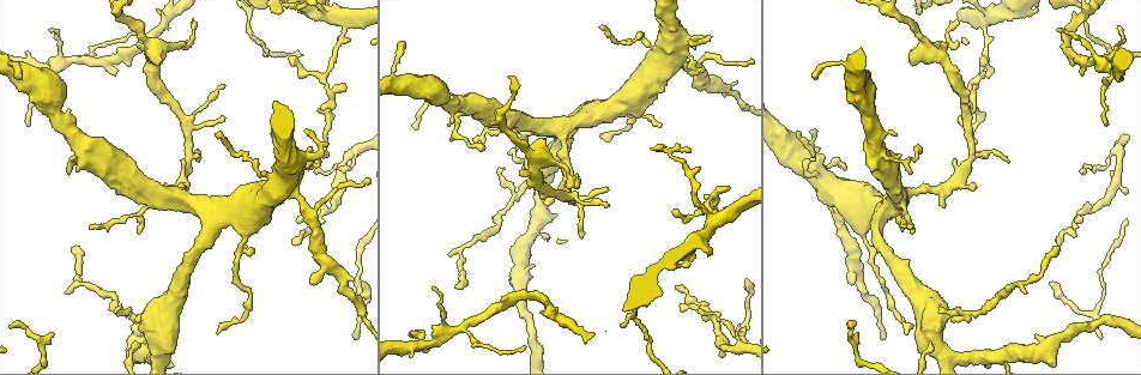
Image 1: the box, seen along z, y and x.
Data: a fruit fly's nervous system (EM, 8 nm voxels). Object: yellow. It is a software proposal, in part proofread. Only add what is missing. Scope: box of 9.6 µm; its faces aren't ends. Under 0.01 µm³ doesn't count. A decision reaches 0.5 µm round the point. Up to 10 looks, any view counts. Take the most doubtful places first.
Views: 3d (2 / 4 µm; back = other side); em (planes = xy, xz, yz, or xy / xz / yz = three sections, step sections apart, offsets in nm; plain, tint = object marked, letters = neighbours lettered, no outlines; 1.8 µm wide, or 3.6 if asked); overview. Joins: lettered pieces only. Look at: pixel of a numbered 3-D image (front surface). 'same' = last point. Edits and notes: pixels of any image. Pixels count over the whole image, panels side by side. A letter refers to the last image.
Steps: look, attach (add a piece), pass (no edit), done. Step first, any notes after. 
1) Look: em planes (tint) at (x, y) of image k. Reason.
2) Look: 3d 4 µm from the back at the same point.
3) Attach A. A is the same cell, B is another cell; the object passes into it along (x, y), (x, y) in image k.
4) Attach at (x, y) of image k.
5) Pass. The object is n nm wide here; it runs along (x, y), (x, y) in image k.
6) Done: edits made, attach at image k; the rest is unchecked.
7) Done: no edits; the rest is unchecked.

Look: 3d 4 µm at (1029, 16) of image 1. Thick end.

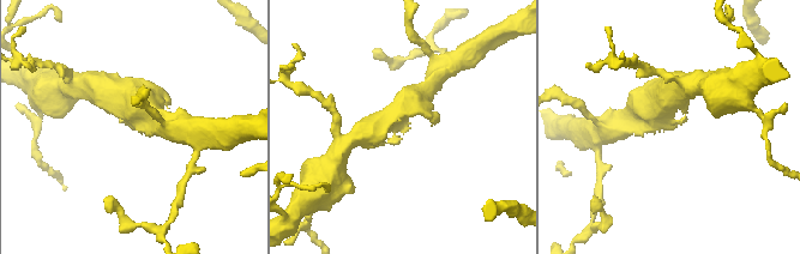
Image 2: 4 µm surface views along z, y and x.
Look: em planes (letters) at (139, 130) of image 2.

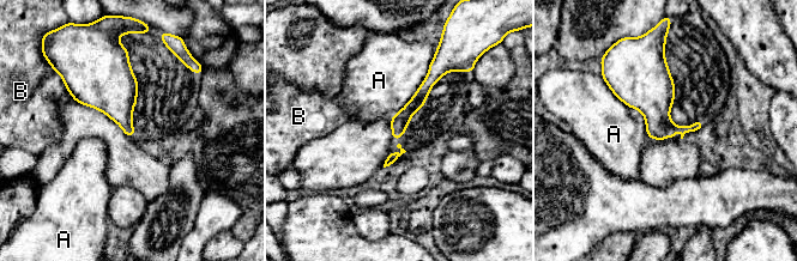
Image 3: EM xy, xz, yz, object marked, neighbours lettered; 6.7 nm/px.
Pass. A and B are other cells; it runs along (436, 71), (399, 121), (394, 135) in image 3; no lettered piece goes on from it.

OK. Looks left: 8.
Look: em planes (plain) at (866, 244) of image 1.

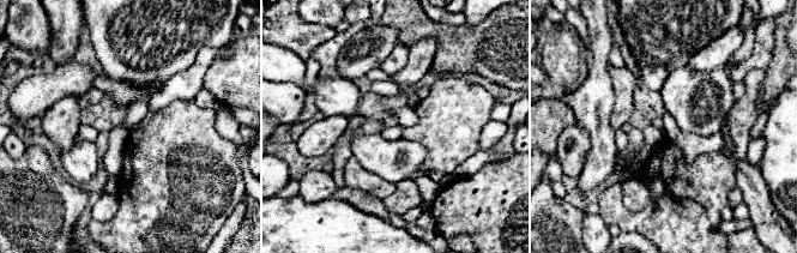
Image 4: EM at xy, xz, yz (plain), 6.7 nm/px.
Look: em planes (letters) at the same point. What lies round it.

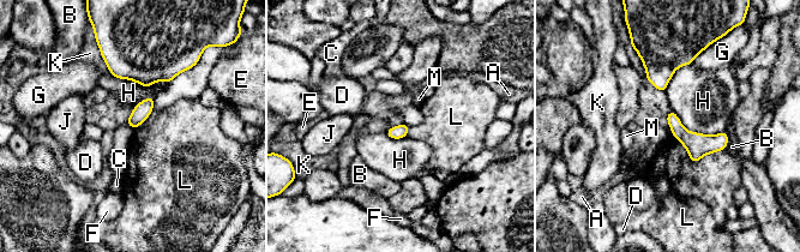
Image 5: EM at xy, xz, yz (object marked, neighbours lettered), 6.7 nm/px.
Pass. A, B, C, D, E, F, G, H, J, K, L and M are other cells; it runs along (669, 118), (693, 142), (725, 140) in image 5; none of them fits.

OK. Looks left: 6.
Look: em 3.6 µm planes (letters) at (1083, 11) of image 1. Calibre changes.

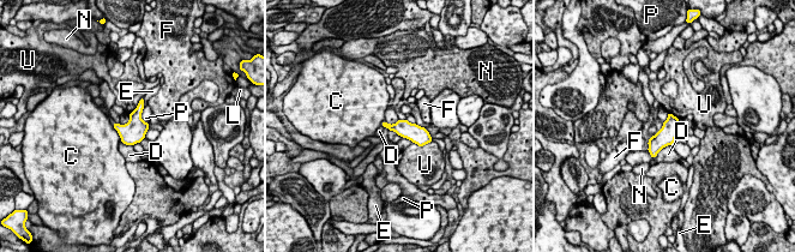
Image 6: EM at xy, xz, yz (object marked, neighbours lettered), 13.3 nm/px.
Pass. The object is 240 nm wide here; C, D, E, F, L, N, P and U are other cells; a border runs along (144, 107), (142, 119), (149, 122) in image 6; none of them fits.

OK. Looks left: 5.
Look: em xy step 8 (letters) at (711, 210) of image 1. Arms part here.

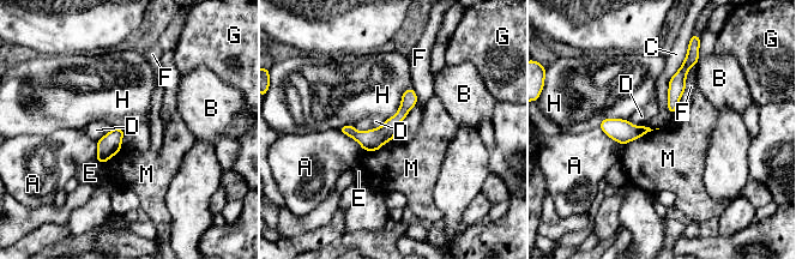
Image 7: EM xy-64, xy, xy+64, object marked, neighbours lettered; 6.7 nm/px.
Look: em planes (letters) at the same point. Cut it another way.

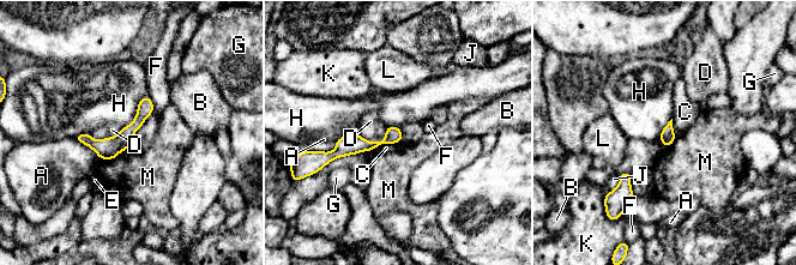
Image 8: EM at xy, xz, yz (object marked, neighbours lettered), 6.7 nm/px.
Pass. A, B, C, D, E, F, G, H, J, K, L and M are other cells; it runs along (148, 101), (115, 144), (80, 138) in image 8; no lettered piece goes on from it.

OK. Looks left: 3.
Done: no edits; the rest is unchecked.

